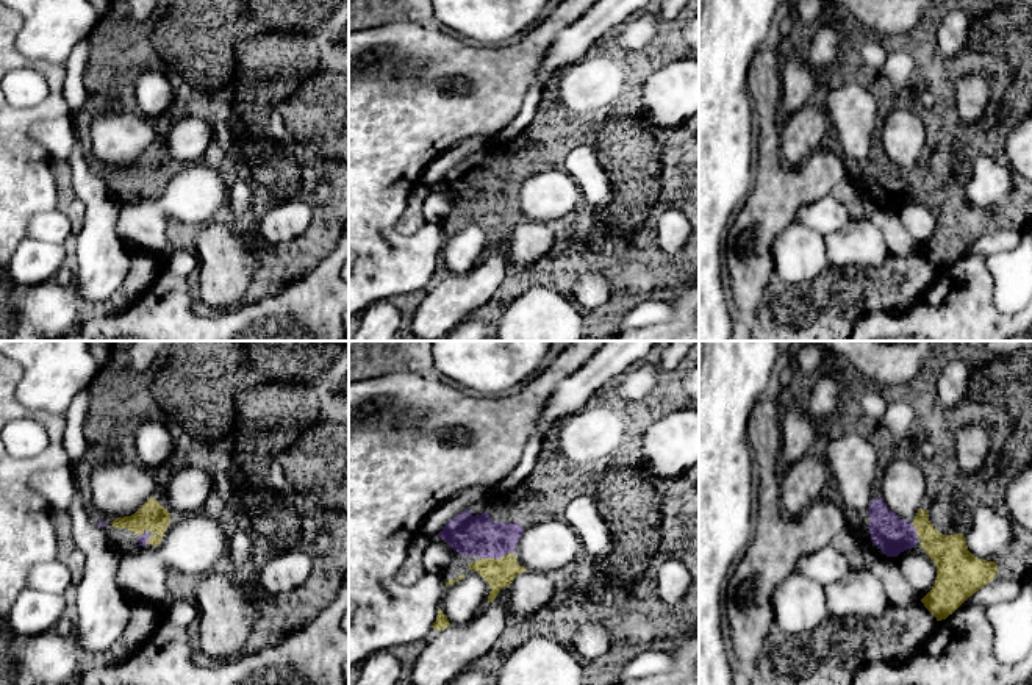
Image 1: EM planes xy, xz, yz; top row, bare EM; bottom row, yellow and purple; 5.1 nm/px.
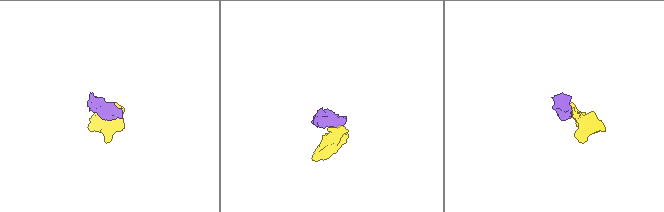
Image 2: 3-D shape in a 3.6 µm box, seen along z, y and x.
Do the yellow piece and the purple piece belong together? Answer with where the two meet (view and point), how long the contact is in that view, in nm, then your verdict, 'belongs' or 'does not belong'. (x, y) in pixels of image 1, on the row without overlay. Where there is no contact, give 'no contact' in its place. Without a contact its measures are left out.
xz (488, 208) | 60 nm | belongs

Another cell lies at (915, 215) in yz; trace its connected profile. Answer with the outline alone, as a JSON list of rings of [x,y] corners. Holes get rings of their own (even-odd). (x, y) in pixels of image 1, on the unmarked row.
[[[912,197],[901,202],[898,216],[907,233],[923,249],[933,236],[937,228],[937,216],[923,197]]]

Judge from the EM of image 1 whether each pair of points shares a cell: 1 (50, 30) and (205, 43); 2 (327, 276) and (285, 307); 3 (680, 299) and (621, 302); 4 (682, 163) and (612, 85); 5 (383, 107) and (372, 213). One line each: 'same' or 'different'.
1: different
2: same
3: different
4: same
5: same

